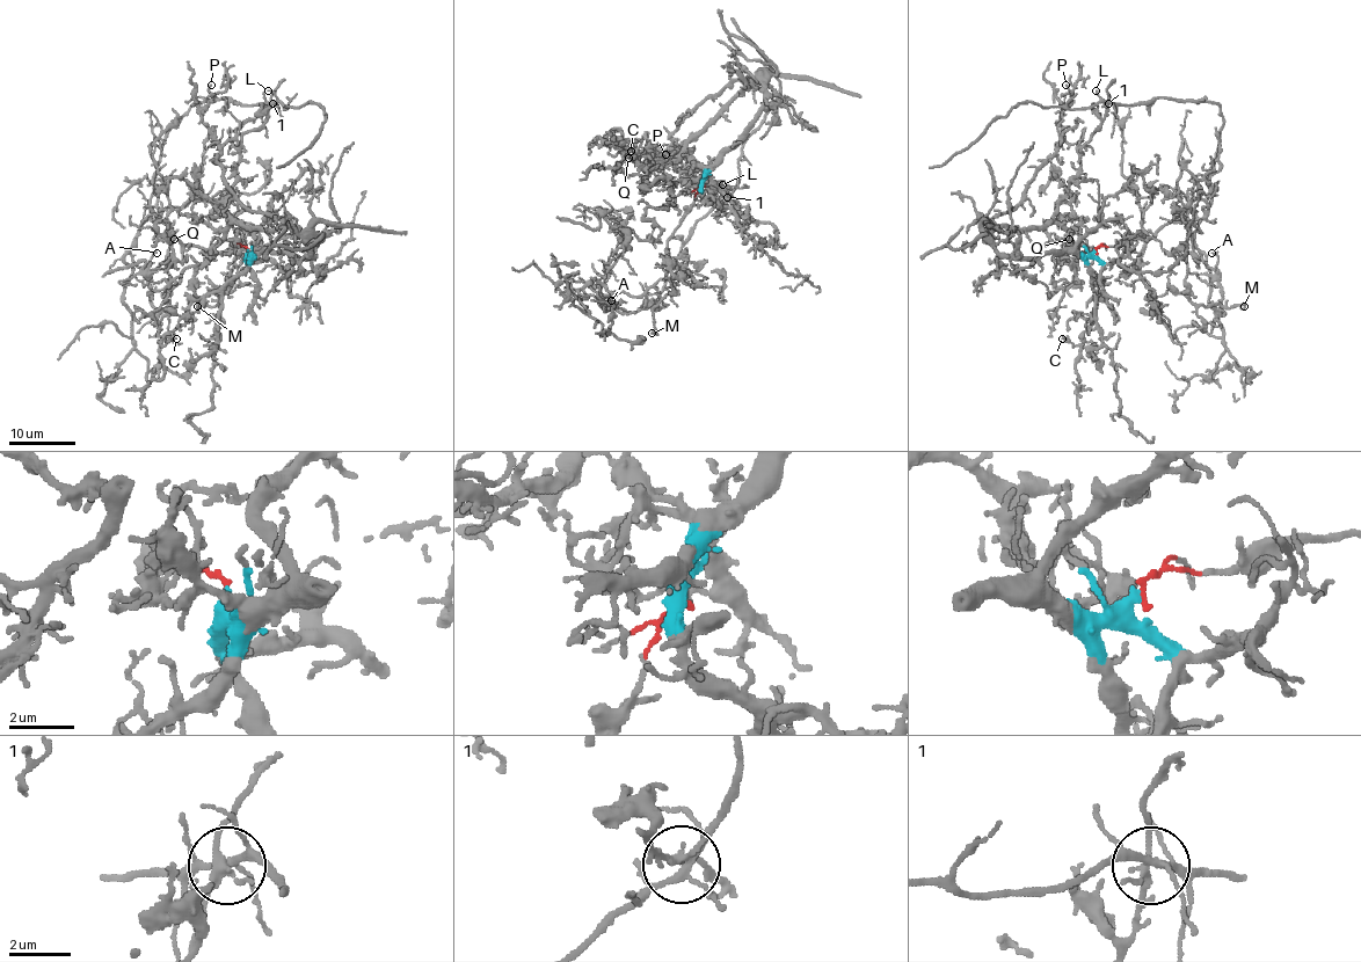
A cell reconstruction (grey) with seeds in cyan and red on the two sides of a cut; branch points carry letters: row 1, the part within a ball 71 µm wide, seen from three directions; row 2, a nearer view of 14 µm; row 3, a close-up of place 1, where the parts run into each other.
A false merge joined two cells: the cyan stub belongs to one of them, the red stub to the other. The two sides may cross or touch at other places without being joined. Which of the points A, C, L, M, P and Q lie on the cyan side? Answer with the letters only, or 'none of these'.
C, P, Q

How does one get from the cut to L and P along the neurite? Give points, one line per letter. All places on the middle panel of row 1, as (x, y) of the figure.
L: (701, 184), (666, 254), (689, 277), (608, 297), (618, 308), (653, 303), (689, 232), (728, 196), (721, 184)
P: (701, 183), (761, 106), (759, 81), (729, 81), (710, 94), (677, 122), (674, 146), (655, 150), (666, 154)

